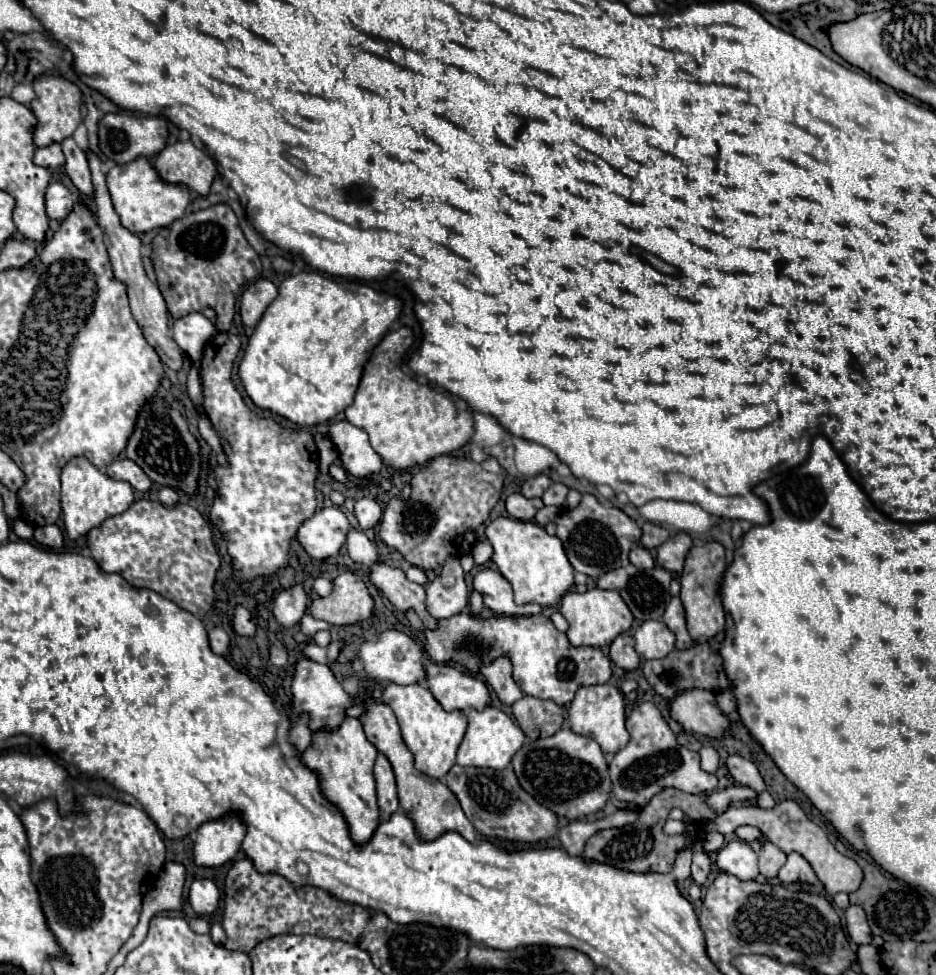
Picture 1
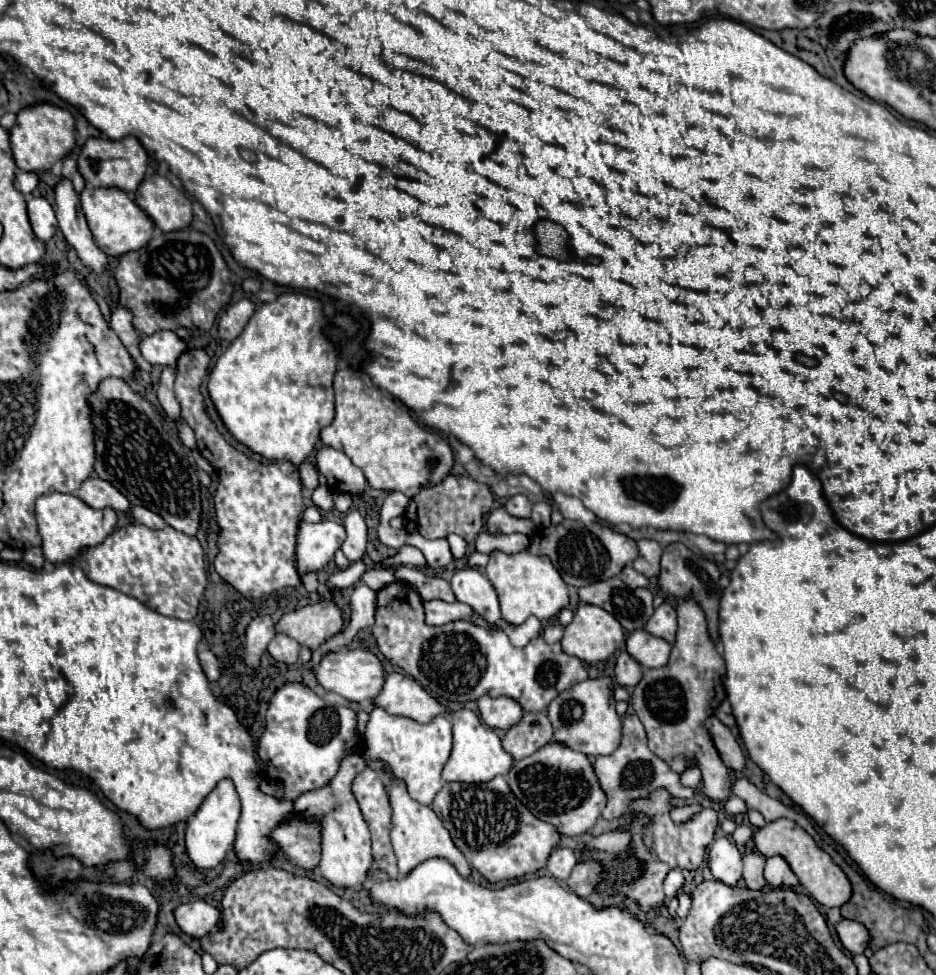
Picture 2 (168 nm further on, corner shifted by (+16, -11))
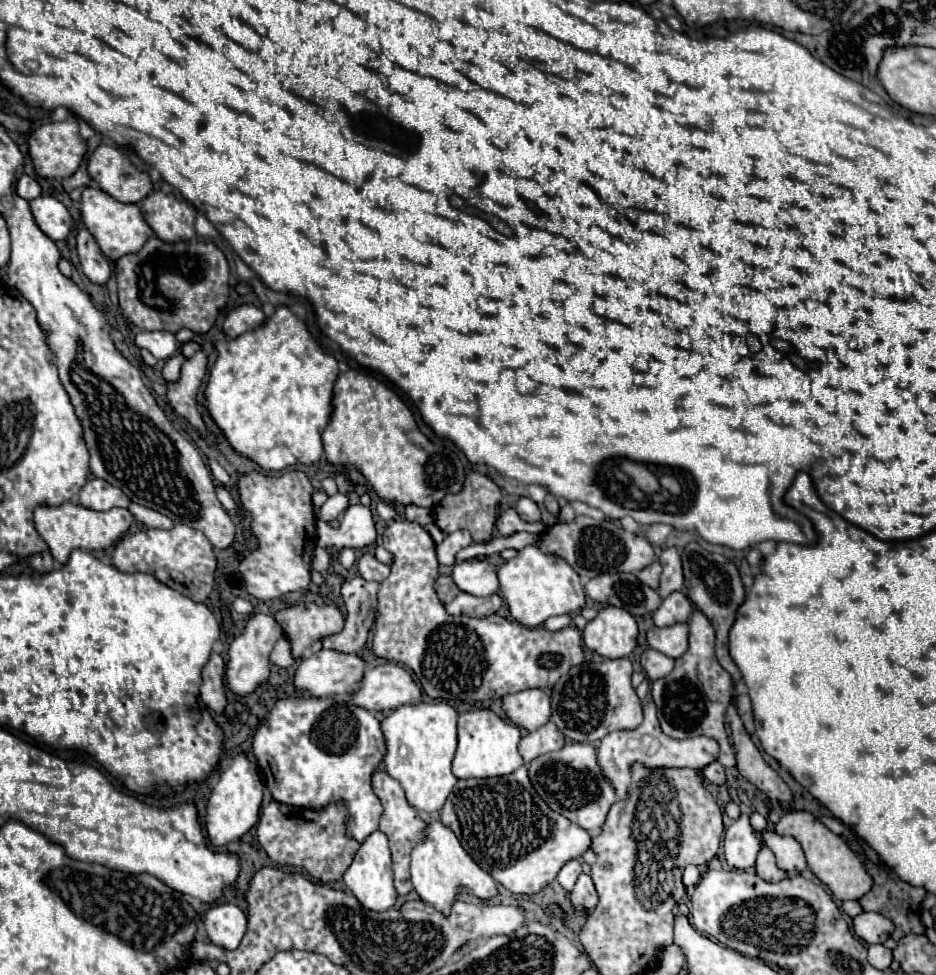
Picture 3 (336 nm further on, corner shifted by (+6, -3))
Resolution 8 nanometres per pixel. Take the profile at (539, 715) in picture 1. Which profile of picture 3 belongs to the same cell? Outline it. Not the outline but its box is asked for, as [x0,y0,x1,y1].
[520,722,566,764]

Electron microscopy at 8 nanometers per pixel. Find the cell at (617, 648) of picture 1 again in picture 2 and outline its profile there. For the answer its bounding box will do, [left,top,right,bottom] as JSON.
[614,652,642,688]

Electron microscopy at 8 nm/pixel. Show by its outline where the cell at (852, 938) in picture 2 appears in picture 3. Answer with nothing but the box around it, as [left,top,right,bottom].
[854,912,894,944]

